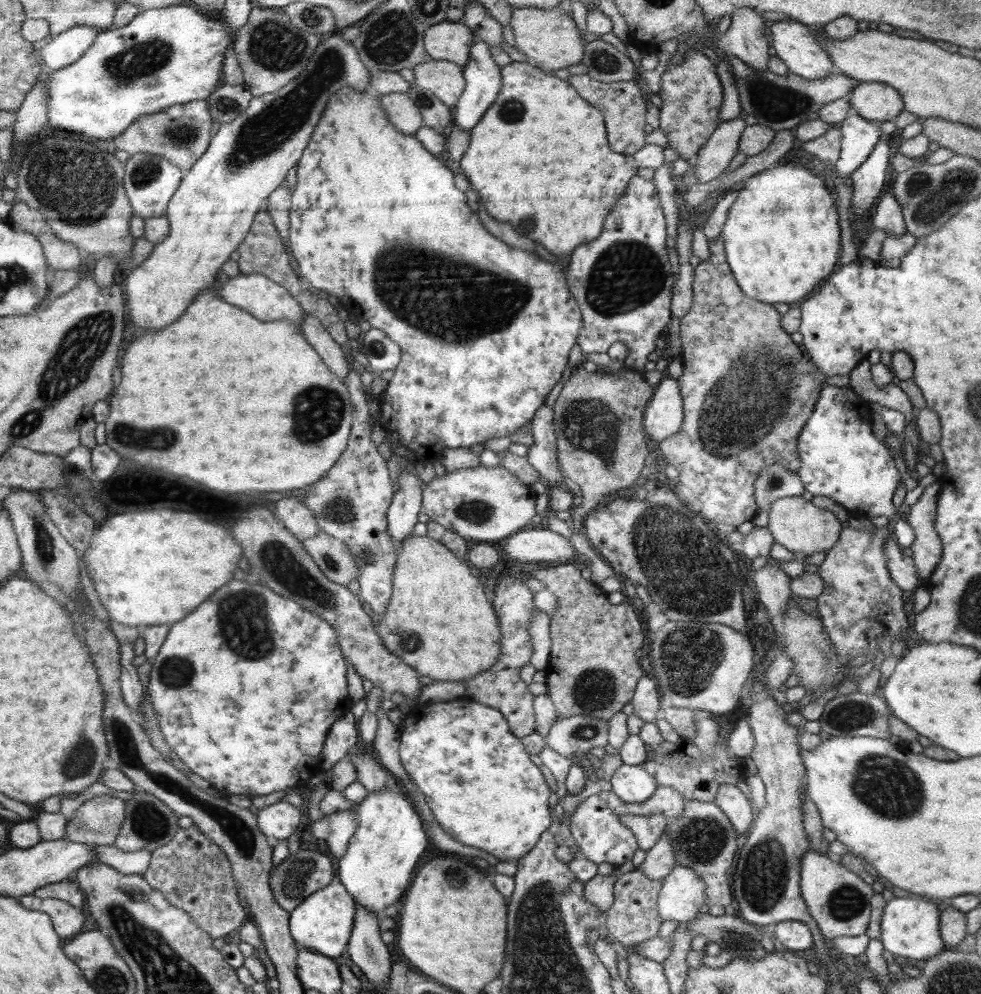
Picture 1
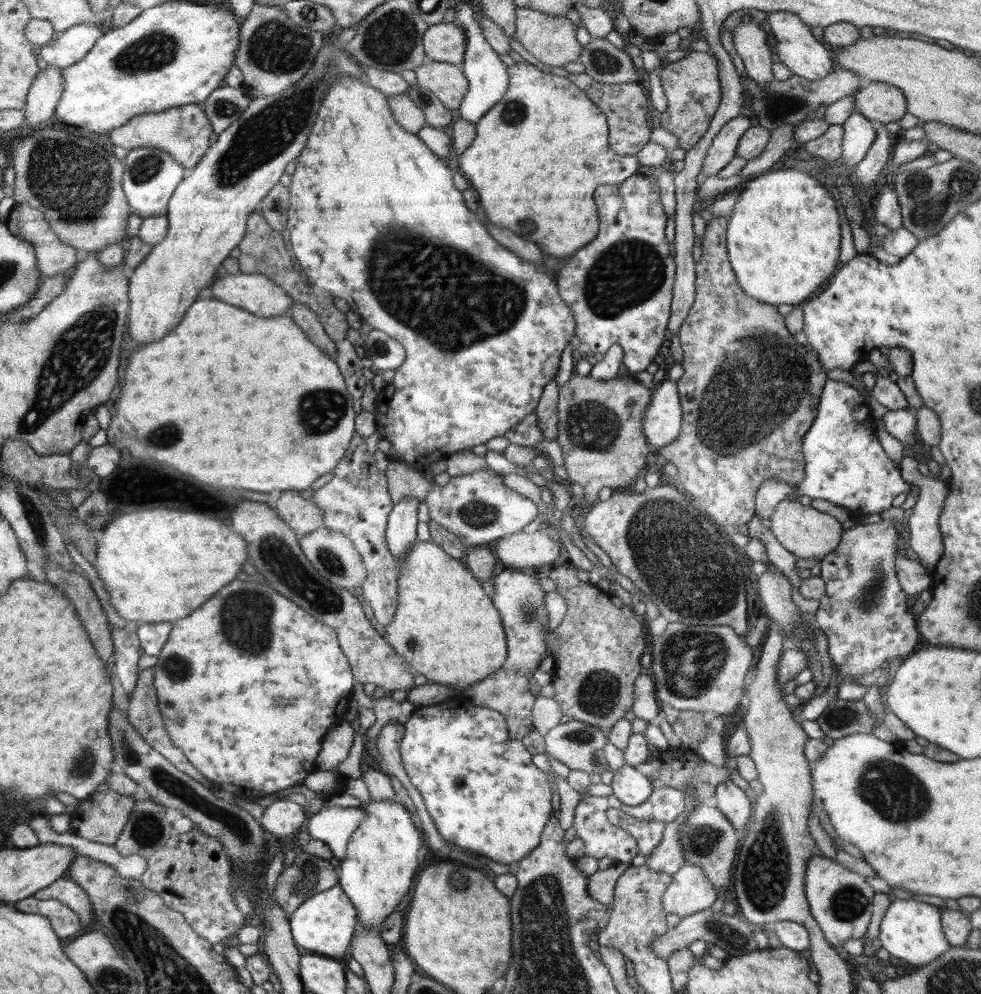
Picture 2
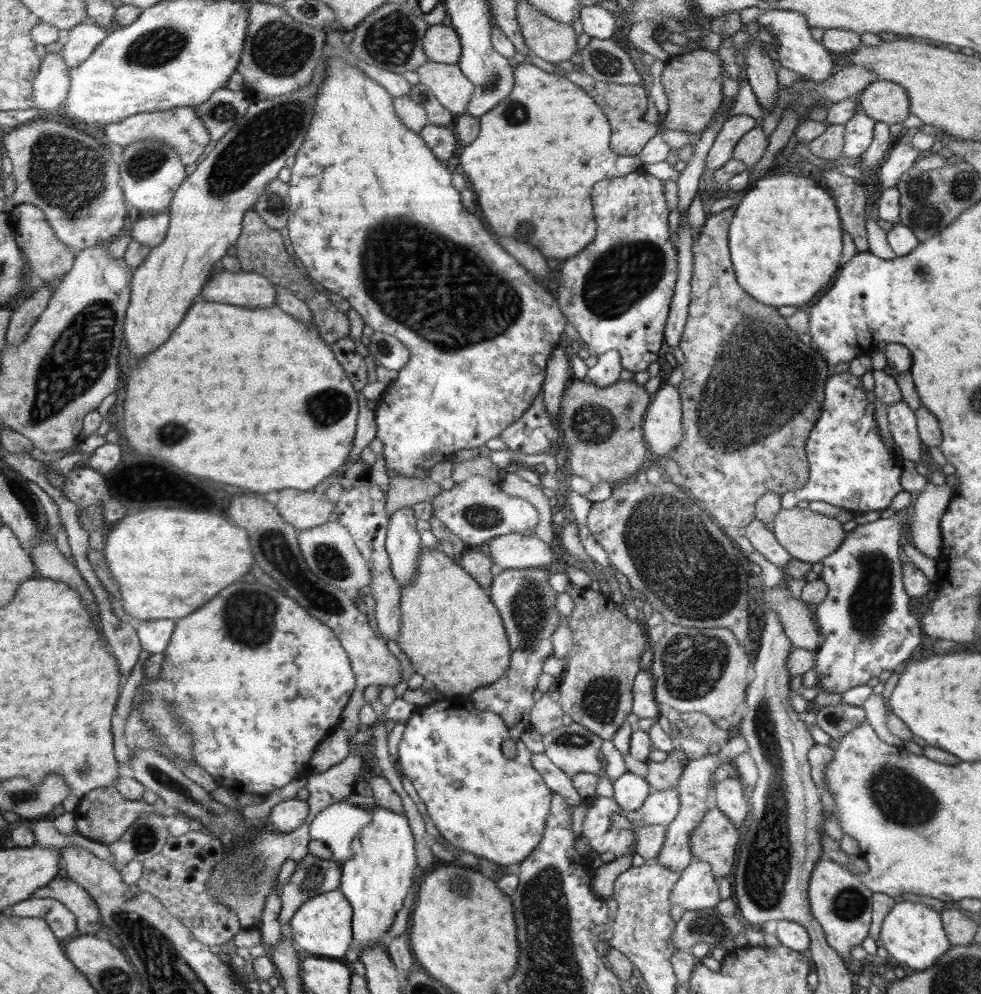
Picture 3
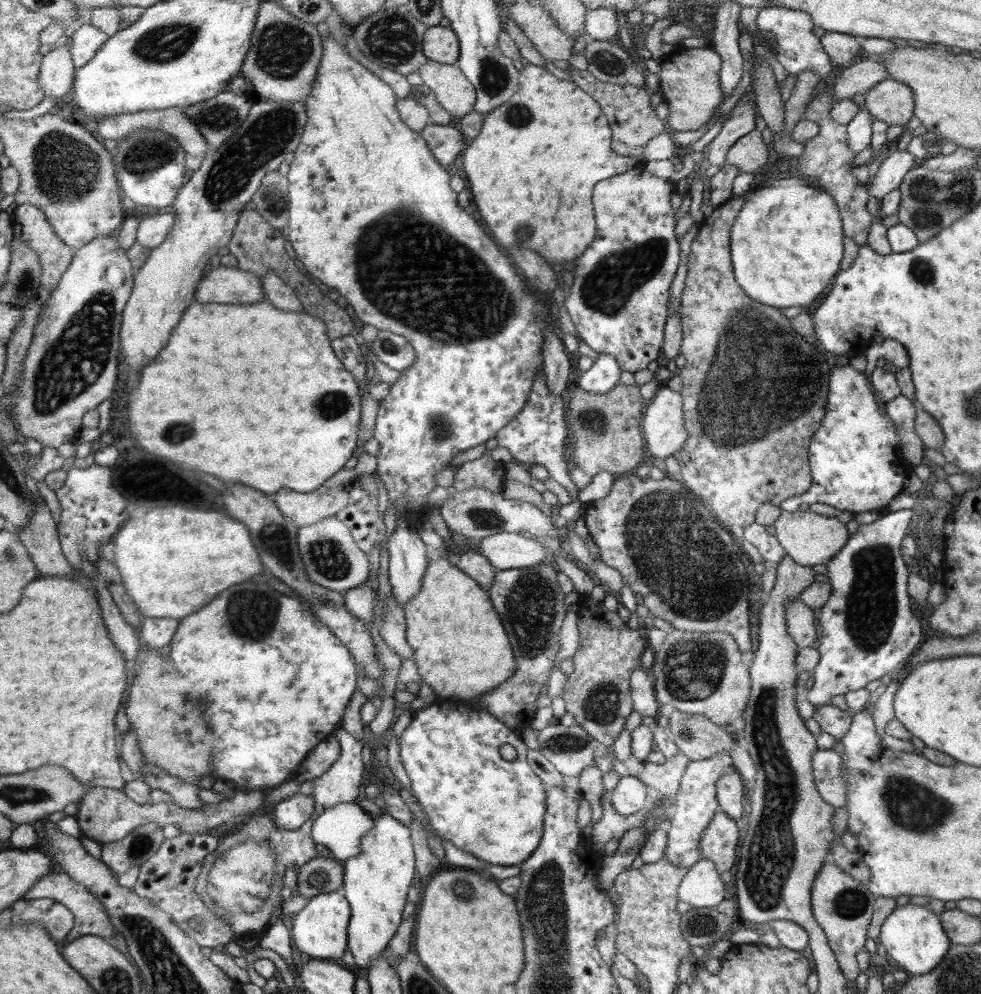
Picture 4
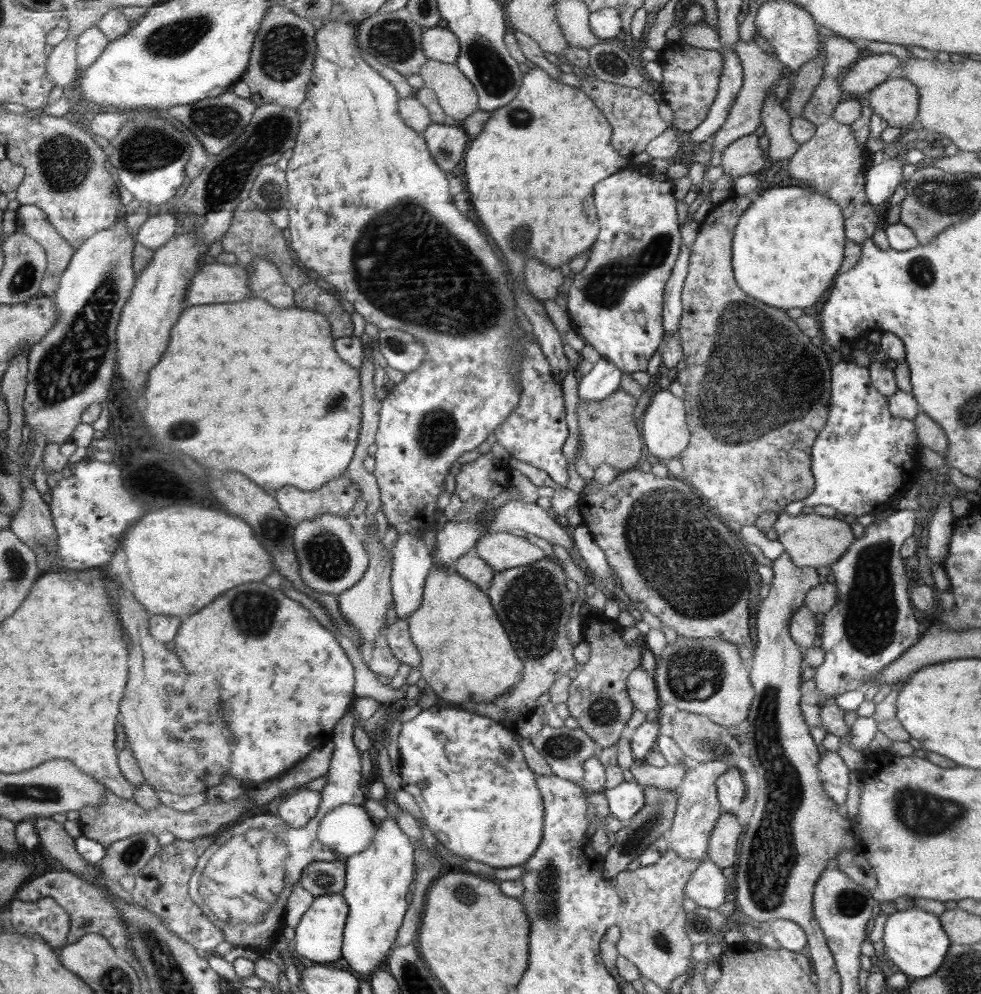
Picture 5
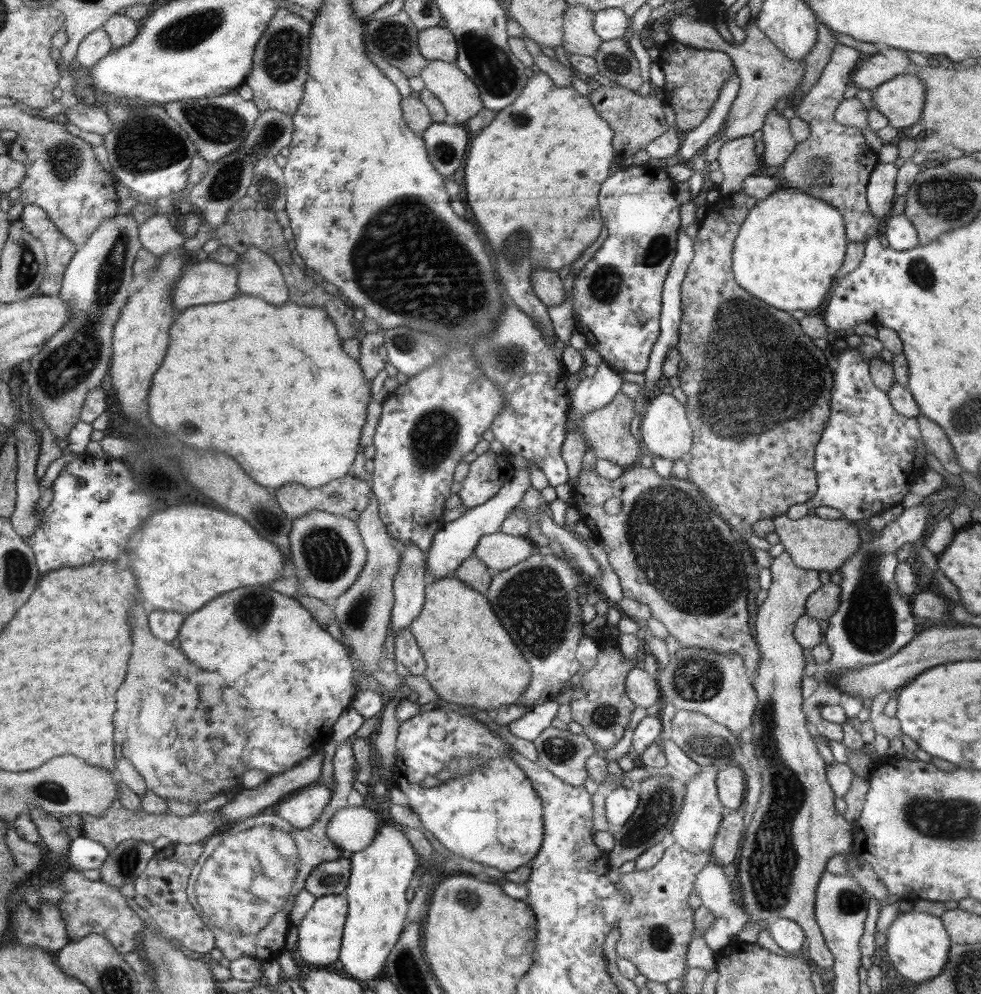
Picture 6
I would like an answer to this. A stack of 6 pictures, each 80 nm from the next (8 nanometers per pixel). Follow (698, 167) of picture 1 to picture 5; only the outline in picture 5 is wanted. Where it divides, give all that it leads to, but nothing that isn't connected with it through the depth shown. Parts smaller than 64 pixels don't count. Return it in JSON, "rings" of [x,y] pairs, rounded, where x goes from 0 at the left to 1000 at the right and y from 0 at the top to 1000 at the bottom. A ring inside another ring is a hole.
{"rings":[[[769,39],[765,42],[753,41],[750,46],[750,56],[754,59],[757,68],[757,87],[752,93],[751,98],[747,102],[740,123],[735,127],[734,131],[729,133],[729,140],[726,148],[726,157],[724,167],[732,167],[736,164],[738,151],[742,149],[749,141],[757,137],[767,135],[776,125],[777,108],[784,93],[788,93],[791,88],[791,81],[797,77],[798,72],[803,72],[799,64],[793,62],[792,57],[781,54]]]}

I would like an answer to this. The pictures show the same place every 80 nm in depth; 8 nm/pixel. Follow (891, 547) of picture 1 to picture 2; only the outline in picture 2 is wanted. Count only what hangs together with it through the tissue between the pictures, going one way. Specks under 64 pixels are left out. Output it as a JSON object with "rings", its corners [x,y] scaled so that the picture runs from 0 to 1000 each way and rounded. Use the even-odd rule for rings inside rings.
{"rings":[[[913,554],[913,560],[911,560],[911,569],[919,594],[928,600],[931,598],[937,599],[942,594],[948,594],[951,589],[951,581],[942,573],[942,569],[918,559],[915,554]]]}

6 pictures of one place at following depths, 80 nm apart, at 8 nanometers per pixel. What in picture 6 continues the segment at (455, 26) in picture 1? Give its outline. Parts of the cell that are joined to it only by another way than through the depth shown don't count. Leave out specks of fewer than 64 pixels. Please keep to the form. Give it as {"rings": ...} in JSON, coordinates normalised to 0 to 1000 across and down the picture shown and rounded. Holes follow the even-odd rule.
{"rings":[[[434,28],[426,34],[426,49],[436,61],[451,60],[456,63],[466,61],[467,44],[457,28]]]}

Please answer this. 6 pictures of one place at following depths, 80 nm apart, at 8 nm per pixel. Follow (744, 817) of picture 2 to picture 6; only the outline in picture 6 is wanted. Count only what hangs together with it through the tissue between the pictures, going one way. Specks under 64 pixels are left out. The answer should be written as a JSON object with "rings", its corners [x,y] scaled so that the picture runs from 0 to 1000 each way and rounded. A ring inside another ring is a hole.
{"rings":[[[738,772],[733,775],[730,791],[734,807],[740,813],[754,813],[759,809],[759,801],[761,799],[761,783],[762,777],[757,777],[754,772]]]}

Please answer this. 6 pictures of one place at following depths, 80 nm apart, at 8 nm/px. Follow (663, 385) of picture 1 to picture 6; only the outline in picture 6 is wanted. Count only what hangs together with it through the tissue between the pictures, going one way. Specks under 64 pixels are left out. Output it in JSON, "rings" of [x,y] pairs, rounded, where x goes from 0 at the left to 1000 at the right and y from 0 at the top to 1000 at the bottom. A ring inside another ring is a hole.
{"rings":[[[674,395],[665,402],[661,402],[656,413],[656,422],[651,428],[652,444],[656,445],[667,458],[691,463],[704,451],[706,446],[706,433],[700,422],[698,408],[681,395]]]}

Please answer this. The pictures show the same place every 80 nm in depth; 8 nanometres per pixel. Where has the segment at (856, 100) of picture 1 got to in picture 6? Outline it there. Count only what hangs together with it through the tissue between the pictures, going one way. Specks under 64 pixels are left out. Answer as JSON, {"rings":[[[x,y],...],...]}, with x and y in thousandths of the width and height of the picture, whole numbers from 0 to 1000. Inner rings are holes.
{"rings":[[[930,71],[901,82],[889,93],[893,108],[912,130],[936,124],[943,104],[940,80]]]}

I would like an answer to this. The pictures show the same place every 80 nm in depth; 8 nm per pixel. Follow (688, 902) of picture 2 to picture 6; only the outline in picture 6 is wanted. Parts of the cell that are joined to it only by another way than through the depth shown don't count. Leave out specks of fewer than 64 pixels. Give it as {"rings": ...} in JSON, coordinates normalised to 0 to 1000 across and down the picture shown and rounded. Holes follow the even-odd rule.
{"rings":[[[723,867],[712,879],[707,886],[706,895],[715,904],[716,909],[729,922],[728,928],[717,940],[720,950],[731,957],[738,954],[744,947],[744,942],[750,942],[758,936],[765,924],[754,908],[746,904],[745,887],[738,879],[738,874],[734,870]]]}

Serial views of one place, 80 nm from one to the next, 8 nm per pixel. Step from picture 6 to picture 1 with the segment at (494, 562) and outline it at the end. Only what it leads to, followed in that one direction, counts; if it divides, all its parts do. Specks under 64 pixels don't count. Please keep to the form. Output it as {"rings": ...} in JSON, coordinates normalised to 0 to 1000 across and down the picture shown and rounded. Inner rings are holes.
{"rings":[[[537,530],[522,537],[512,555],[529,566],[549,566],[562,564],[585,564],[587,557],[585,557],[585,550],[581,543],[577,543],[559,533],[545,533]]]}

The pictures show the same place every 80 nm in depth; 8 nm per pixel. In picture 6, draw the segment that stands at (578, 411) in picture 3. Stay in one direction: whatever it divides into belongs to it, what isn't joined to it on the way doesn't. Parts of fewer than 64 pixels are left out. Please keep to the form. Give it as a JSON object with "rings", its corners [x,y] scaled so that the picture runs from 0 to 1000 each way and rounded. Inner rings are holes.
{"rings":[[[631,394],[616,410],[604,412],[594,421],[591,434],[600,449],[599,453],[608,454],[608,463],[622,463],[635,472],[644,470],[653,458],[652,441],[647,441],[642,436],[642,425],[646,419],[646,401]]]}

